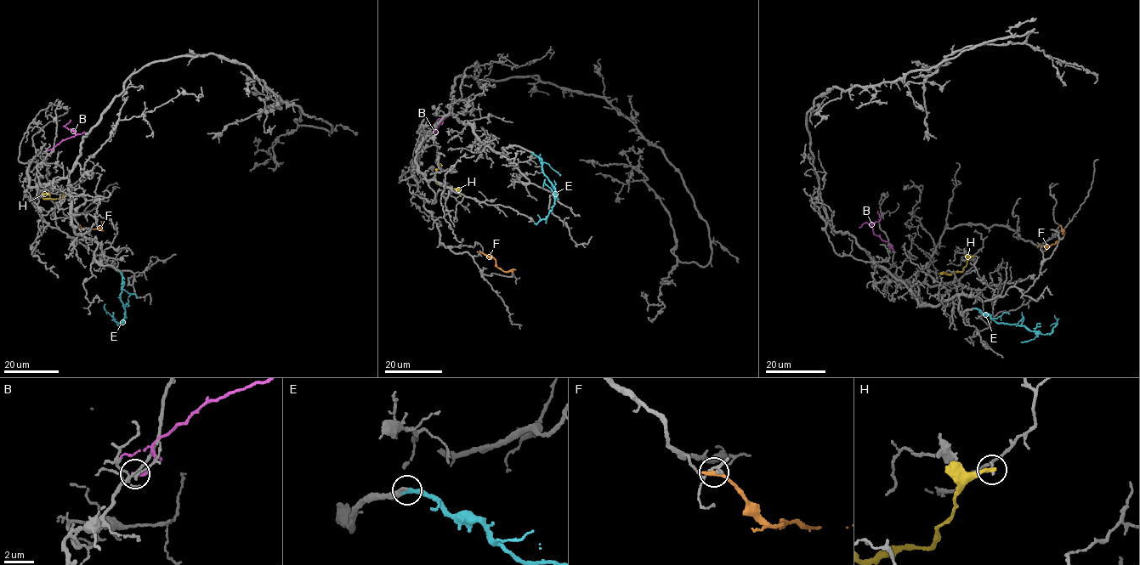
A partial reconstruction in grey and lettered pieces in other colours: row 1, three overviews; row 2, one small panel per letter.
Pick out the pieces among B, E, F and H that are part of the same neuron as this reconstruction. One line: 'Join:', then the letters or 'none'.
Join: E

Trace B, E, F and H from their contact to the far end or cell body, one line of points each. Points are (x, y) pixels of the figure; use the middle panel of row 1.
B: (426, 134), (437, 120), (445, 118), (433, 131), (437, 132)
E: (532, 153), (541, 161), (544, 175), (555, 189), (552, 210), (535, 223)
F: (479, 254), (494, 257), (498, 268), (510, 271)
H: (461, 195), (454, 188), (439, 185), (435, 181), (436, 169), (440, 163)

